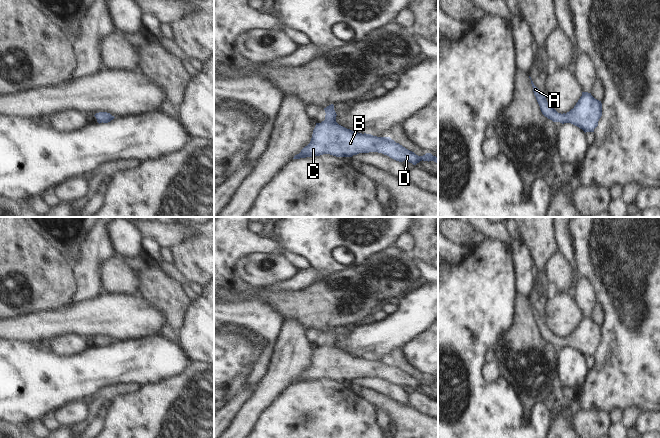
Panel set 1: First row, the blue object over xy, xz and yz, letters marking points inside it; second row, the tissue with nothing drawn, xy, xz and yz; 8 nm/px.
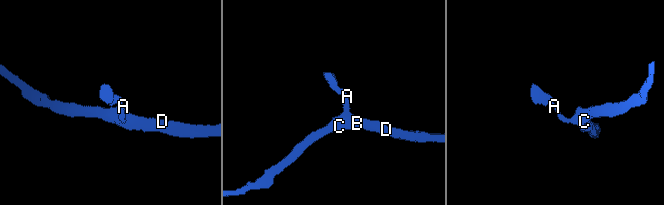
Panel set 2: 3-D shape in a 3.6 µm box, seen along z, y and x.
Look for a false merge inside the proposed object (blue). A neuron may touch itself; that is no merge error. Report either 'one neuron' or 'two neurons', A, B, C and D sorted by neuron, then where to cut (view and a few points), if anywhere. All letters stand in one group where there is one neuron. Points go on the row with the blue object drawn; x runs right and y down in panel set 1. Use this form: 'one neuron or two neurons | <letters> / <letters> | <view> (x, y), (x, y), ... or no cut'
one neuron | A B C D | no cut

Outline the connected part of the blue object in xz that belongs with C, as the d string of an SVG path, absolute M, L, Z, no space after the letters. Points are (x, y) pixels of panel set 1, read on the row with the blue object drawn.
M331 104L324 108L325 120L316 123L310 143L293 159L330 154L336 157L352 157L359 153L378 152L390 158L416 165L420 161L434 161L438 158L431 153L418 156L414 152L396 143L390 137L377 137L371 134L362 134L347 129L336 122L336 112Z

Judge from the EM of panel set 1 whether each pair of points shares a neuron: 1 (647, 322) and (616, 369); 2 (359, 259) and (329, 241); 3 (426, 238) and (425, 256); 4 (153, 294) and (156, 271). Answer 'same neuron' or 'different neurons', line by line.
1: same neuron
2: same neuron
3: same neuron
4: same neuron

